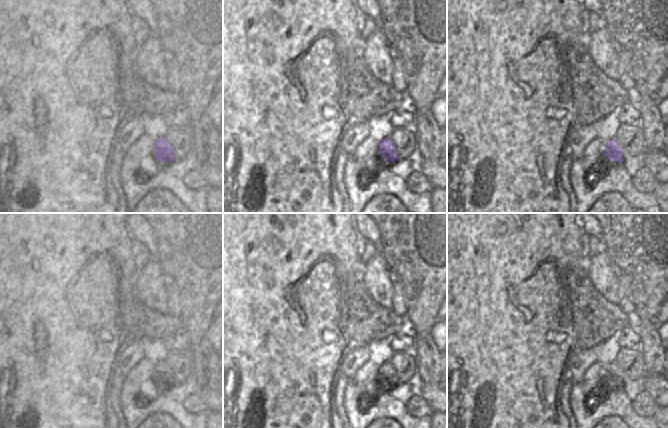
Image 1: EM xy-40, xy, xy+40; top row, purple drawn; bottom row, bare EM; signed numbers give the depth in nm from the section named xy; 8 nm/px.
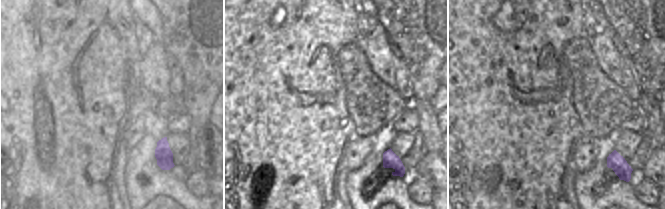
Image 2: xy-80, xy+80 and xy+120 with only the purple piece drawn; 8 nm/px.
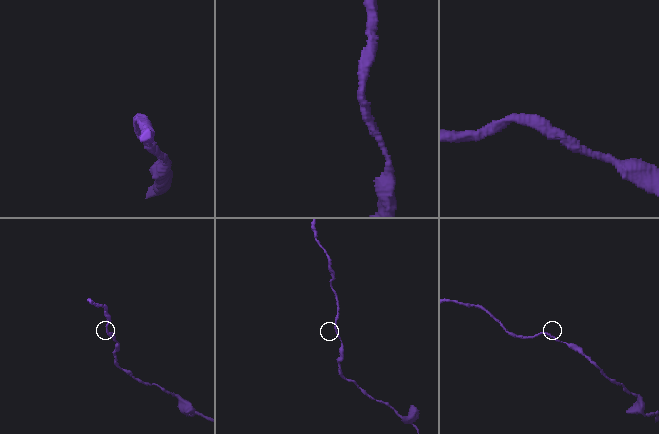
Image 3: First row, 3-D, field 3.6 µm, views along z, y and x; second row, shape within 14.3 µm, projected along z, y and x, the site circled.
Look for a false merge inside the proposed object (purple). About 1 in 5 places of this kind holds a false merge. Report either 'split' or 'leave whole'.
leave whole

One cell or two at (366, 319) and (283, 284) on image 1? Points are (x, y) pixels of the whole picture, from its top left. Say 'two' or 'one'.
two

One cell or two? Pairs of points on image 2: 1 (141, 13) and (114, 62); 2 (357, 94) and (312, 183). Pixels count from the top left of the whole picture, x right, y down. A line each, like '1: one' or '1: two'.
1: two
2: two

